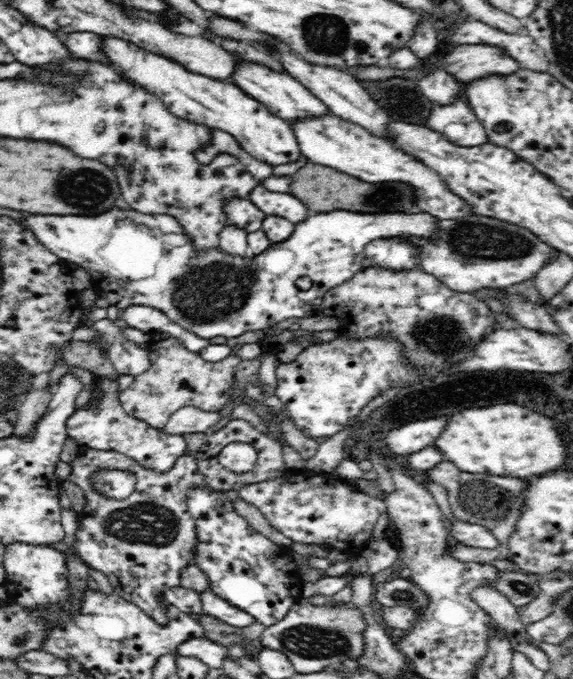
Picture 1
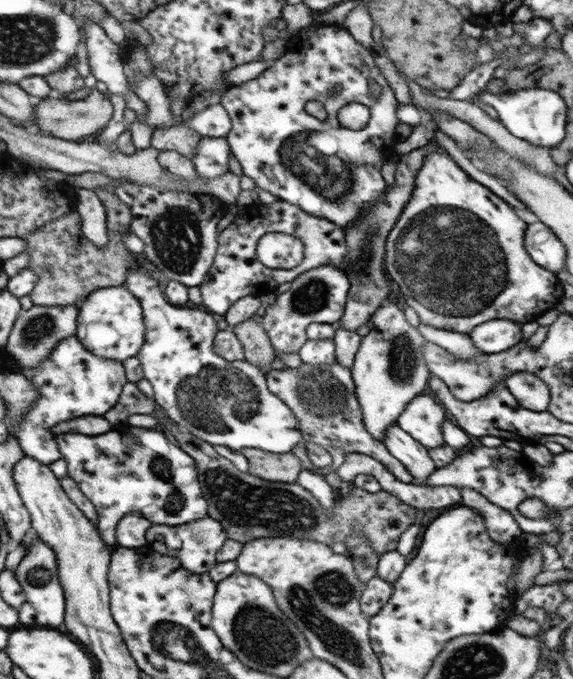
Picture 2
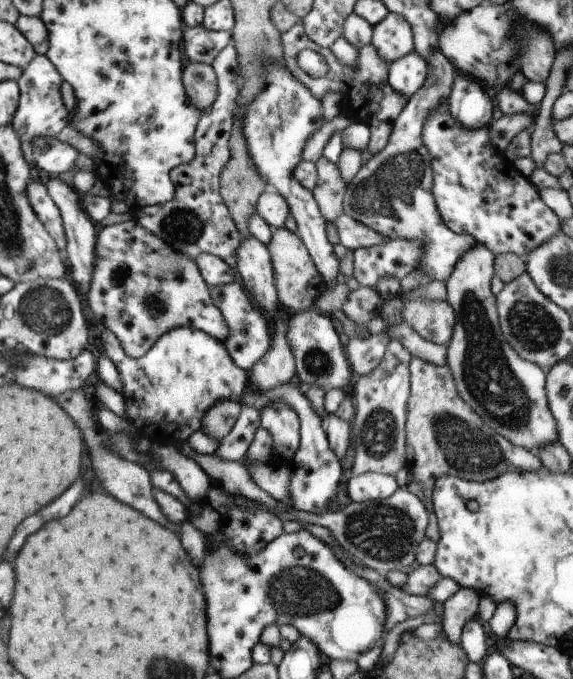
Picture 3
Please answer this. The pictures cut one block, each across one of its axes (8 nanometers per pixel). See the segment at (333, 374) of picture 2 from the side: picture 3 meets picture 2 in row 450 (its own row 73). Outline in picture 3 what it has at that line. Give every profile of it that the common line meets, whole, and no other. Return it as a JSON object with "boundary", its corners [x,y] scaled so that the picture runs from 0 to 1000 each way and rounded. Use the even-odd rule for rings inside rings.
{"boundary":[[[517,34],[501,47],[490,50],[497,100],[529,127],[534,127],[551,146],[560,146],[572,133],[592,134],[597,144],[592,168],[611,169],[621,180],[637,181],[644,187],[646,199],[637,218],[639,231],[663,222],[679,203],[682,184],[712,149],[705,138],[686,133],[686,128],[677,122],[677,97],[681,94],[672,87],[667,87],[658,80],[658,75],[653,75],[651,66],[637,66],[623,72],[625,87],[614,100],[597,96],[585,85],[574,69],[558,69],[543,57],[538,57],[538,53],[531,49],[531,41],[522,34]],[[529,71],[541,71],[565,82],[574,99],[567,112],[545,116],[522,100],[517,85]]]}

